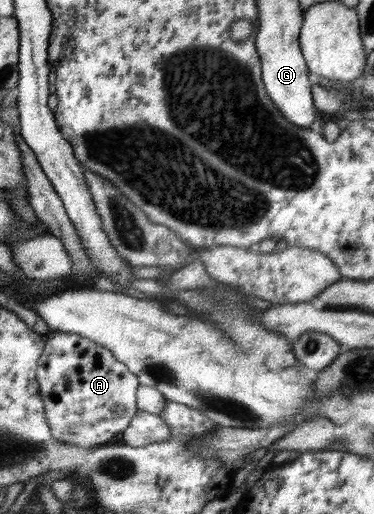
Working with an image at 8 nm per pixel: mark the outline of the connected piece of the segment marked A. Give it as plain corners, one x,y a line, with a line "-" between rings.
50,331
45,336
45,347
38,359
36,382
44,404
44,416
50,425
52,436
64,444
78,448
92,448
108,444
119,432
128,428
137,410
136,392
140,386
138,378
128,367
114,358
110,350
79,334

